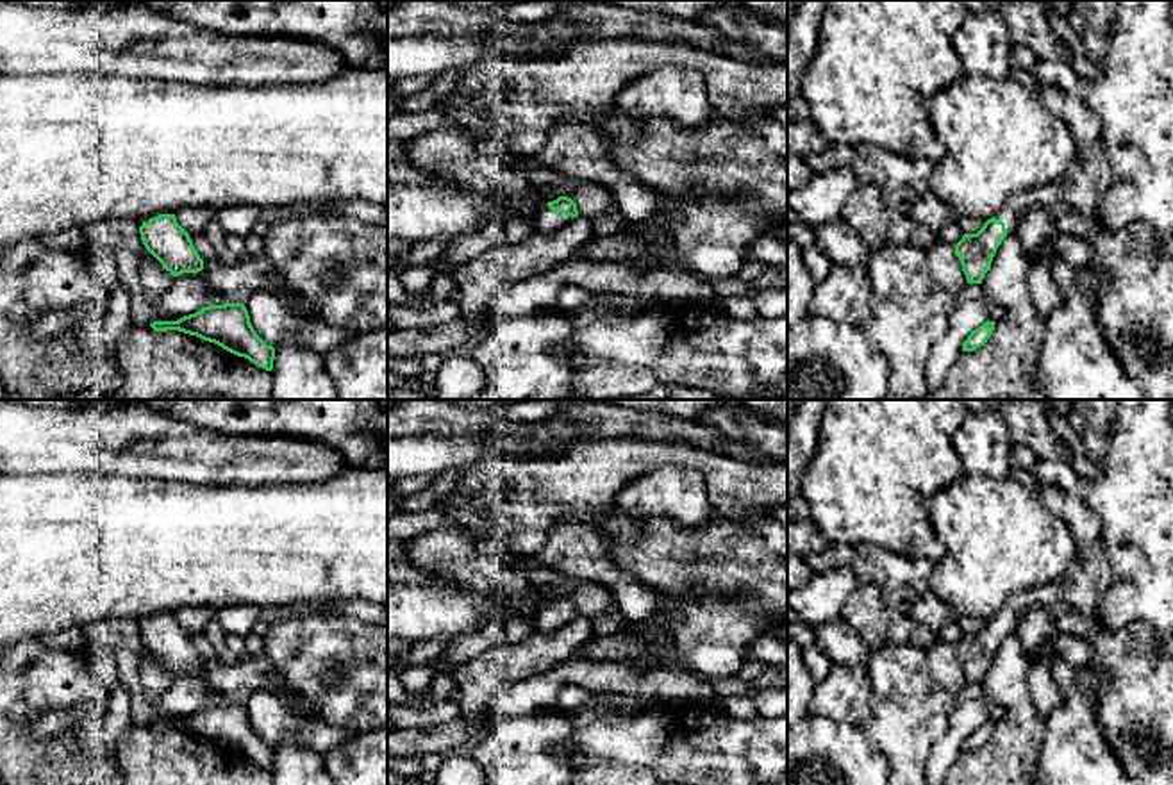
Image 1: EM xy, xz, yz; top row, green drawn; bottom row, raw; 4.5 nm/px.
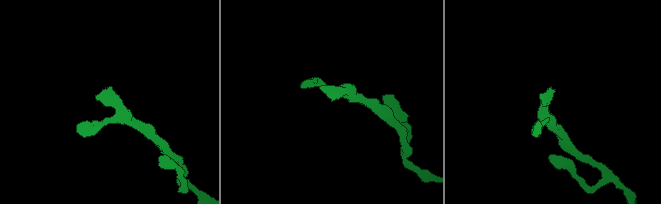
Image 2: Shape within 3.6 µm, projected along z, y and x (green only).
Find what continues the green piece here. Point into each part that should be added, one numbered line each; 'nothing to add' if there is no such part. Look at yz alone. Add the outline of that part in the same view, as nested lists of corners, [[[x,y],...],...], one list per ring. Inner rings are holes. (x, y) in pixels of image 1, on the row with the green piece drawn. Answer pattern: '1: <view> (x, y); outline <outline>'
1: yz (1086, 181); outline [[[1096,146],[1077,155],[1057,182],[1014,193],[994,218],[1005,223],[1007,234],[1014,232],[1019,216],[1034,205],[1069,209],[1084,218],[1096,218],[1098,203],[1111,182],[1112,168],[1105,150]]]

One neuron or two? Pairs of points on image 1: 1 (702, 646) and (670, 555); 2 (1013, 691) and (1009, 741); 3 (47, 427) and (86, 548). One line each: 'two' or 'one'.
1: two
2: one
3: two

